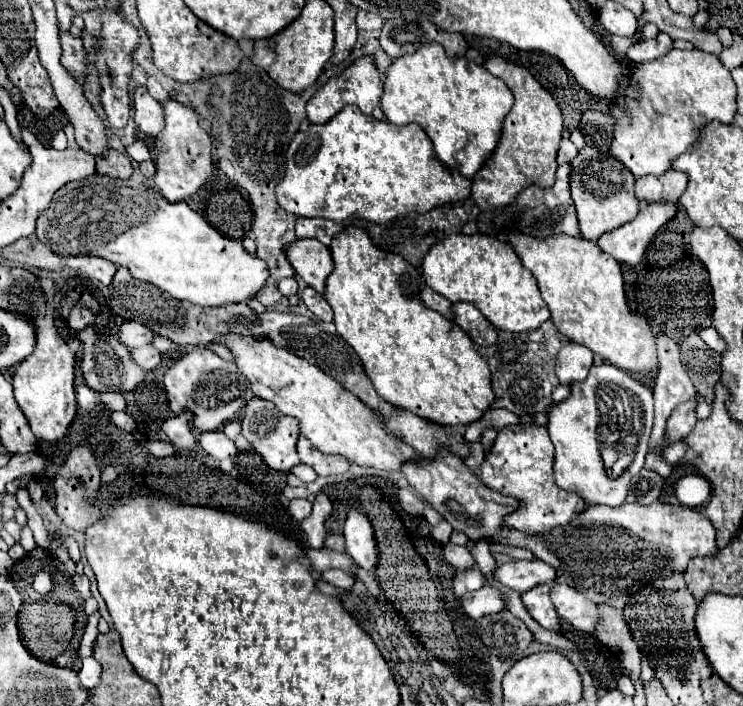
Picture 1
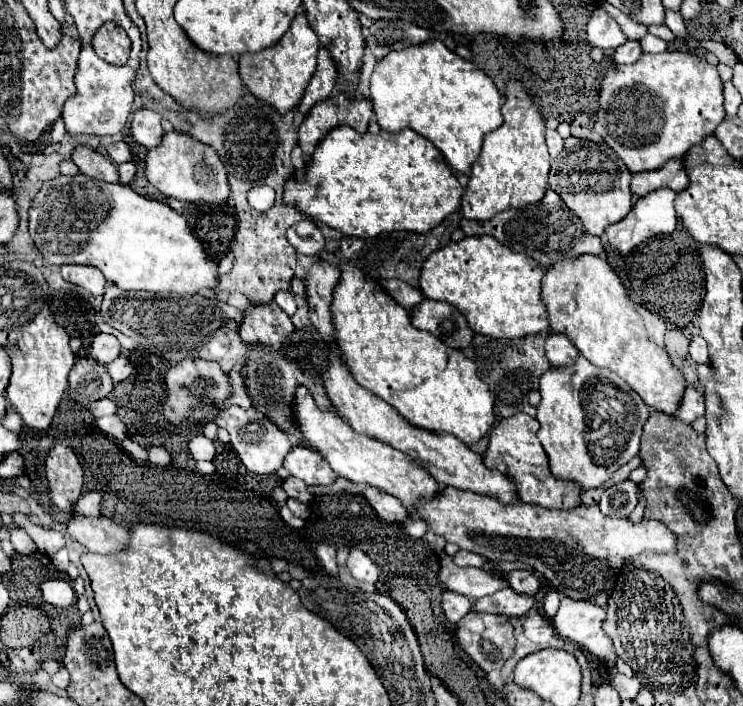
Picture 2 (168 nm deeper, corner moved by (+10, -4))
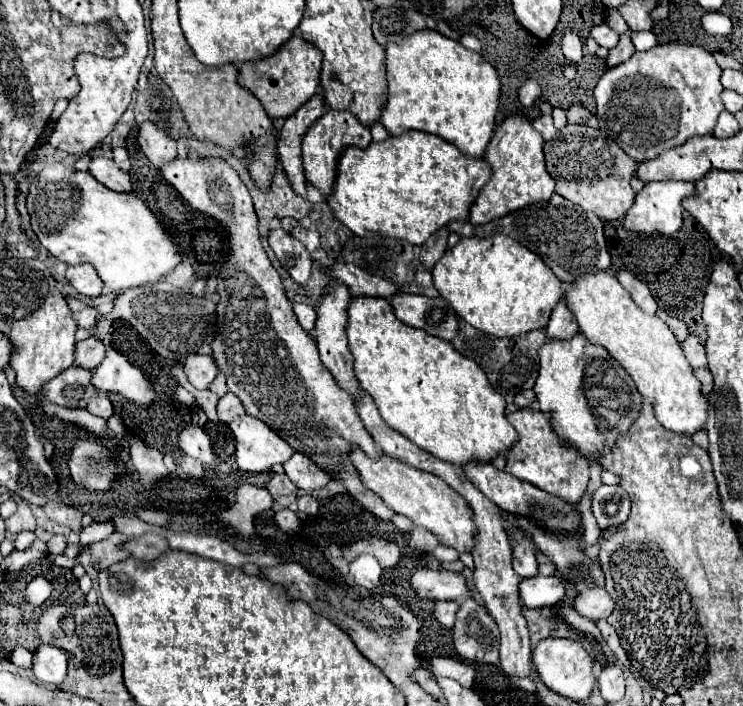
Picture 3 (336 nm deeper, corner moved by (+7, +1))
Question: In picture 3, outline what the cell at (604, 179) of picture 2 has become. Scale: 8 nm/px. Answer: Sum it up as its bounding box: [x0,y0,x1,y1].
[544,125,638,221]

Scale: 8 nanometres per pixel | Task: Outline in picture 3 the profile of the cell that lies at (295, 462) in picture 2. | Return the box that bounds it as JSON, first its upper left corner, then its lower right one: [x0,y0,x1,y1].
[284,453,330,493]

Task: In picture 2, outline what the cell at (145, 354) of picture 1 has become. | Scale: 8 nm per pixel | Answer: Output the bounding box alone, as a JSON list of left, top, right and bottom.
[107,354,133,382]

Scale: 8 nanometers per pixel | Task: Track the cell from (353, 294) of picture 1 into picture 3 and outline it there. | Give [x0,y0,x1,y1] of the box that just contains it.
[346,297,520,467]

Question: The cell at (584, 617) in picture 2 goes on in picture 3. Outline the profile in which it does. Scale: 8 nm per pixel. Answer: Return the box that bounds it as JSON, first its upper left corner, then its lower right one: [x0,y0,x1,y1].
[574,587,614,621]

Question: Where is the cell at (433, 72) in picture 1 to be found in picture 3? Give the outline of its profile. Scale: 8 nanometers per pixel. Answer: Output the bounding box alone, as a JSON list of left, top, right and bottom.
[382,31,500,157]

